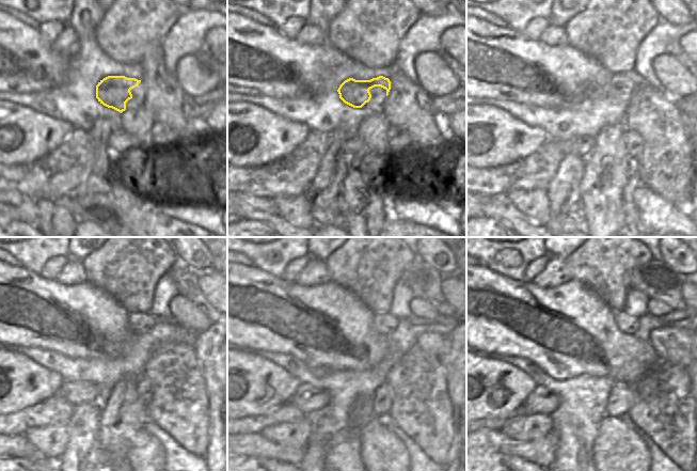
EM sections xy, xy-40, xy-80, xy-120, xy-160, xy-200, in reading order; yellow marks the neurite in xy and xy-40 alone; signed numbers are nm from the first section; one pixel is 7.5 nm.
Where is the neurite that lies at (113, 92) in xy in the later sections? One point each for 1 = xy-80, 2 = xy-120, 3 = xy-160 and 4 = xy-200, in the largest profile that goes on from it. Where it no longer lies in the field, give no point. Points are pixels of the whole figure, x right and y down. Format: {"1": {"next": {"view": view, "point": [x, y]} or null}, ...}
{"1": {"next": {"view": "xy-80", "point": [618, 80]}}, "2": {"next": {"view": "xy-120", "point": [140, 323]}}, "3": {"next": {"view": "xy-160", "point": [383, 323]}}, "4": {"next": {"view": "xy-200", "point": [628, 325]}}}

